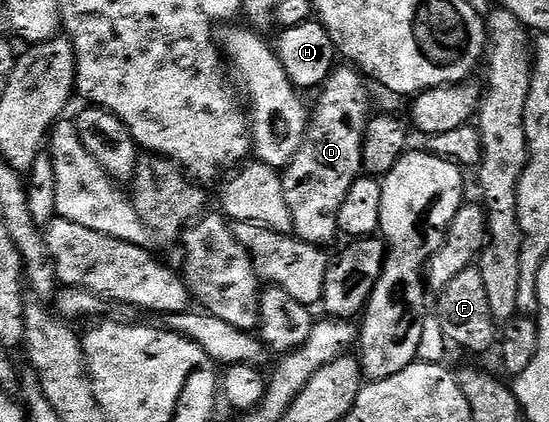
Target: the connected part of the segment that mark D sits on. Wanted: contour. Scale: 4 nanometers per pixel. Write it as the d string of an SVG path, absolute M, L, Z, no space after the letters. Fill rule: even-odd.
M335 68L326 78L317 94L318 102L312 105L300 151L280 173L284 199L292 210L293 236L319 247L329 246L329 241L339 236L340 203L344 203L352 183L364 173L362 136L372 116L371 86L357 68L346 68L350 69Z

